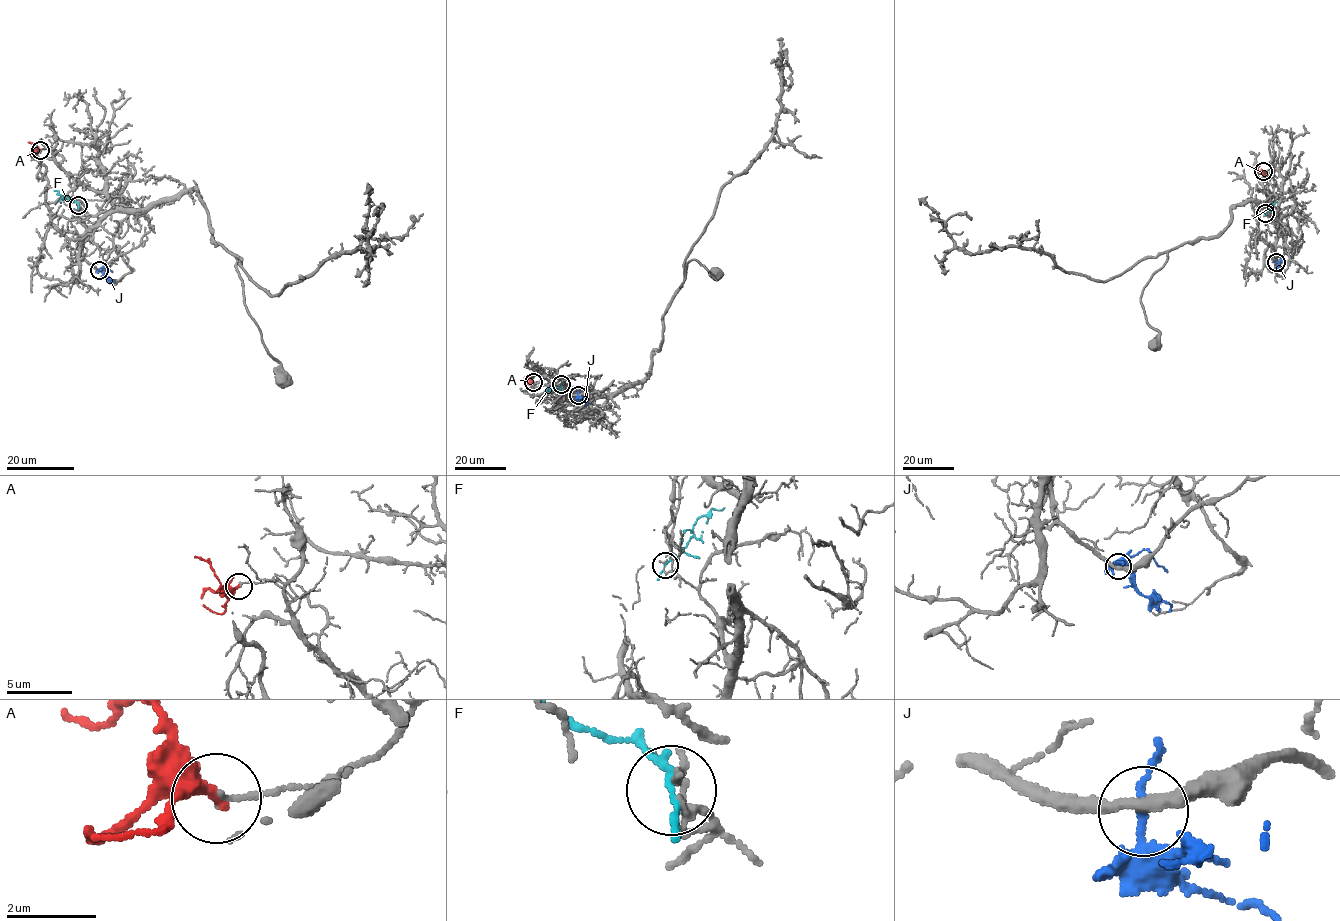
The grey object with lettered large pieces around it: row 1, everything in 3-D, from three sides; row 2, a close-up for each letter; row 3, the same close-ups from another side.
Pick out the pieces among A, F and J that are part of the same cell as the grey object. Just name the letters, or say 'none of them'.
none of them

